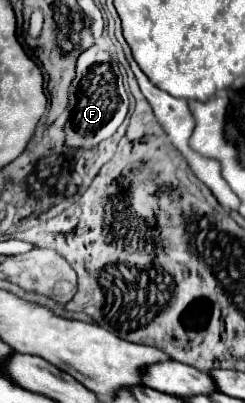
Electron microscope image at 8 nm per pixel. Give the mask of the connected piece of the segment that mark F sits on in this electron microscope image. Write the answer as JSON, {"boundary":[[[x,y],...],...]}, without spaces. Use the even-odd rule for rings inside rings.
{"boundary":[[[94,44],[78,58],[76,78],[70,86],[70,108],[72,118],[70,118],[70,130],[66,132],[66,144],[72,148],[98,146],[102,140],[110,138],[126,118],[128,96],[124,92],[124,86],[118,86],[118,76],[110,68],[108,52],[102,50],[100,44]],[[110,90],[122,90],[122,92],[110,92]]]}

